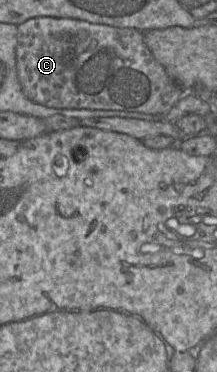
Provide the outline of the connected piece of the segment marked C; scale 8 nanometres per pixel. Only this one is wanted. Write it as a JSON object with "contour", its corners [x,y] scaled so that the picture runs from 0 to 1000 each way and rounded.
{"contour":[[[166,46],[78,70],[74,185],[111,255],[263,293],[456,293],[760,309],[853,245],[770,199],[664,113],[659,86],[332,48]]]}

